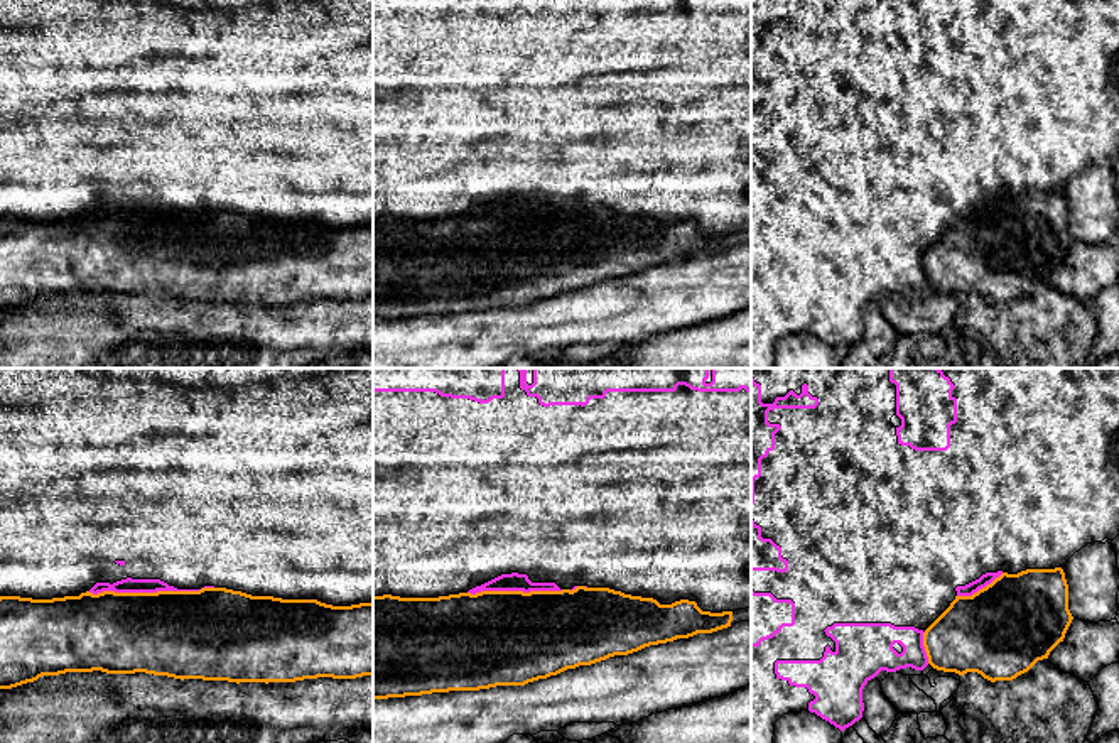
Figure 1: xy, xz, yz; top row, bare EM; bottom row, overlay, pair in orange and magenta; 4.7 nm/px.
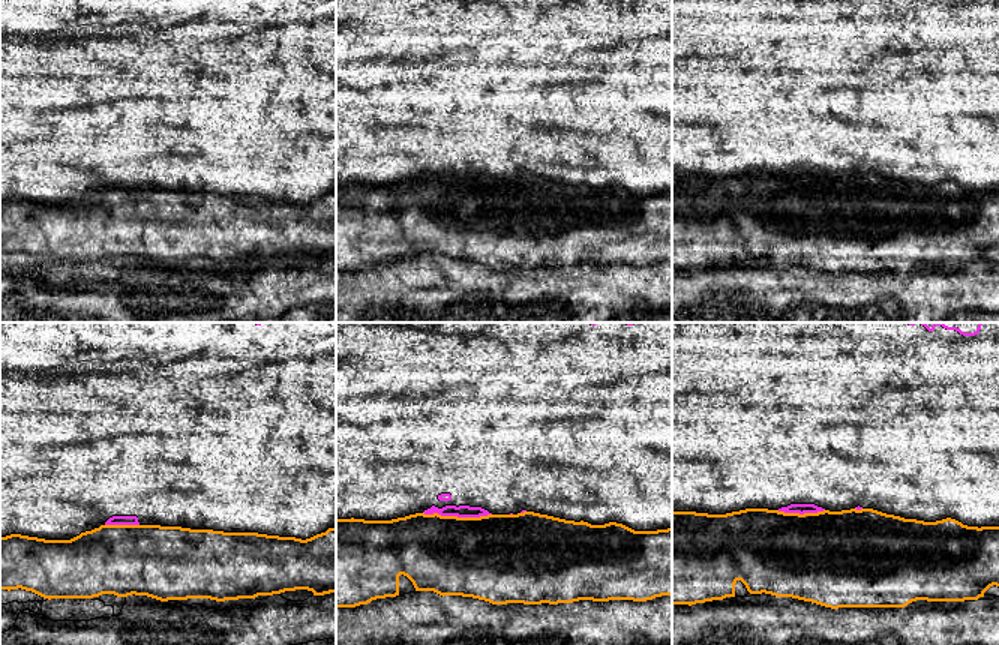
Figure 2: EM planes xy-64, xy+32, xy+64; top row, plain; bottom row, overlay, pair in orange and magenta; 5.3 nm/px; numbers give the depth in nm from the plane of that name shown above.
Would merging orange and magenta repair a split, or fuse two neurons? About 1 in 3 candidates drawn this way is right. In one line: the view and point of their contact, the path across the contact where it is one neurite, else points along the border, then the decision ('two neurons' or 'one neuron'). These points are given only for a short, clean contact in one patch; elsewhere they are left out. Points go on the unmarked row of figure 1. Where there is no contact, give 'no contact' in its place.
contact xy (151, 215); two neurons

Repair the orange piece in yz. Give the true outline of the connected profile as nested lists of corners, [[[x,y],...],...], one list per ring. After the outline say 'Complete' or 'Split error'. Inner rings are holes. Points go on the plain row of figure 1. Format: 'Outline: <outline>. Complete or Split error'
Outline: [[[1062,189],[1003,194],[972,218],[955,218],[925,252],[928,285],[1013,302],[1065,260],[1073,238]]]. Complete

